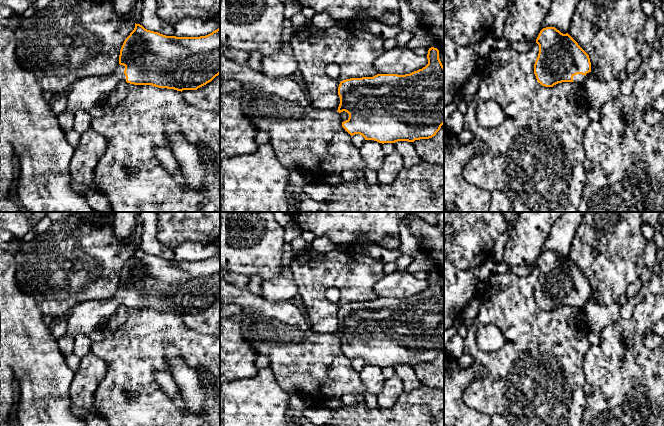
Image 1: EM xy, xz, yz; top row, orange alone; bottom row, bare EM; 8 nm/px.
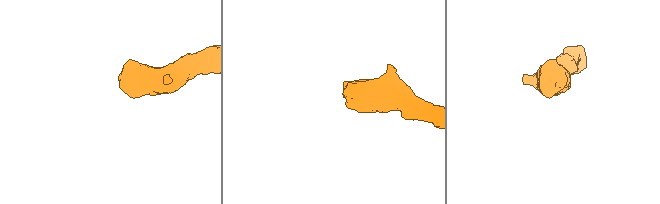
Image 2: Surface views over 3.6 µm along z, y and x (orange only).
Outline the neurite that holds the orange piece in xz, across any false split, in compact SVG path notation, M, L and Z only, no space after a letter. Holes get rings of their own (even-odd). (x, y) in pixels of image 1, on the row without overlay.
M429 272L427 283L425 291L410 298L377 298L341 305L337 335L345 355L382 368L414 366L435 360L444 348L444 290L437 272Z

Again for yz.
M546 251L540 255L536 267L539 277L534 298L538 307L545 311L562 306L583 309L586 298L591 296L590 282L568 257Z

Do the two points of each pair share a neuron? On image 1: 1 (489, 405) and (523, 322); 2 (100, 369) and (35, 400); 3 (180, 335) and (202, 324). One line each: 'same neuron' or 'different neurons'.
1: same neuron
2: different neurons
3: different neurons

